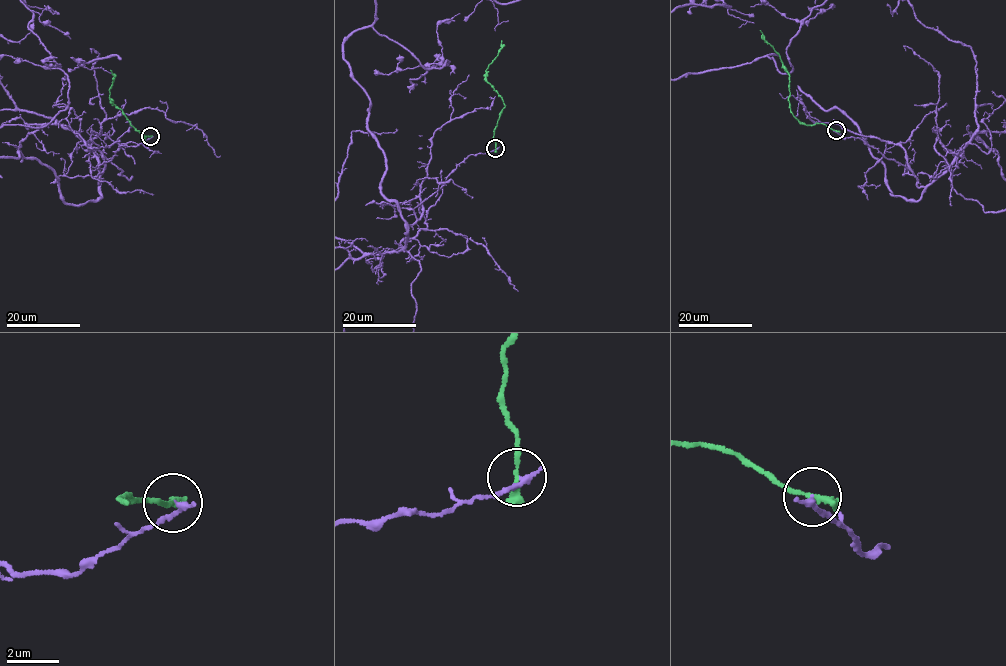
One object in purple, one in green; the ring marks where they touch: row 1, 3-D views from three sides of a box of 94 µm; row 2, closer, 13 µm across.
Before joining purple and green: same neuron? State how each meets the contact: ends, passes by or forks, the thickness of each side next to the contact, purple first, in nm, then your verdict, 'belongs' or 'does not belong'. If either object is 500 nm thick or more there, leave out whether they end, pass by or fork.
purple ends | green ends | 240/280 nm | does not belong

